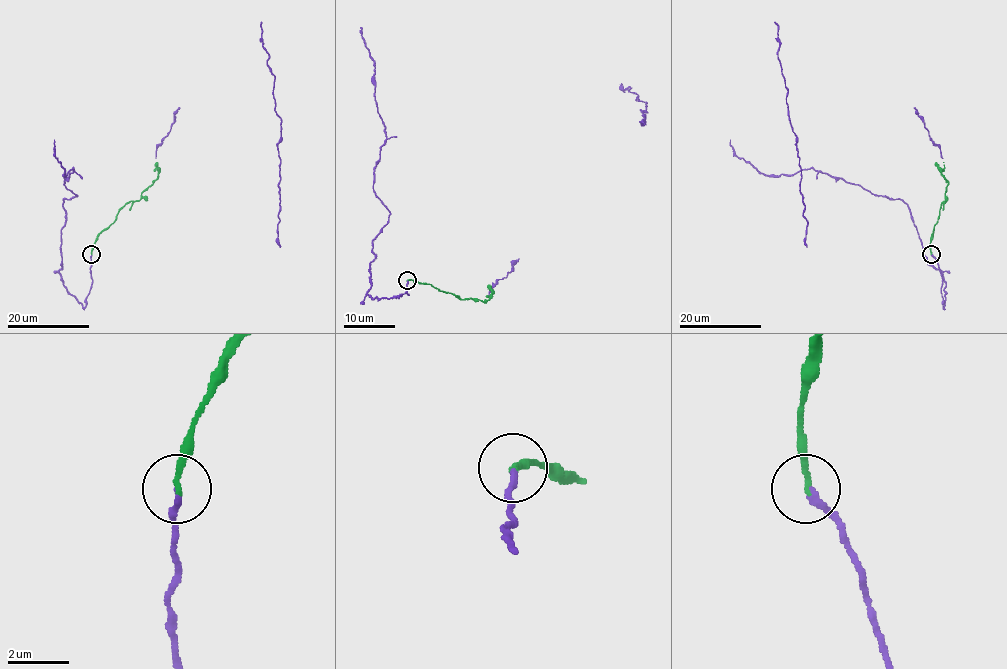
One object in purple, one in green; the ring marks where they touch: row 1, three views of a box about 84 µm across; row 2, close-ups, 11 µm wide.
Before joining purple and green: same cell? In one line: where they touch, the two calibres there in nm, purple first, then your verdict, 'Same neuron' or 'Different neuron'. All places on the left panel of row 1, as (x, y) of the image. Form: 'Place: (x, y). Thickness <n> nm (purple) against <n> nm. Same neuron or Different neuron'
Place: (91, 254). Thickness 200 nm (purple) against 190 nm. Same neuron

